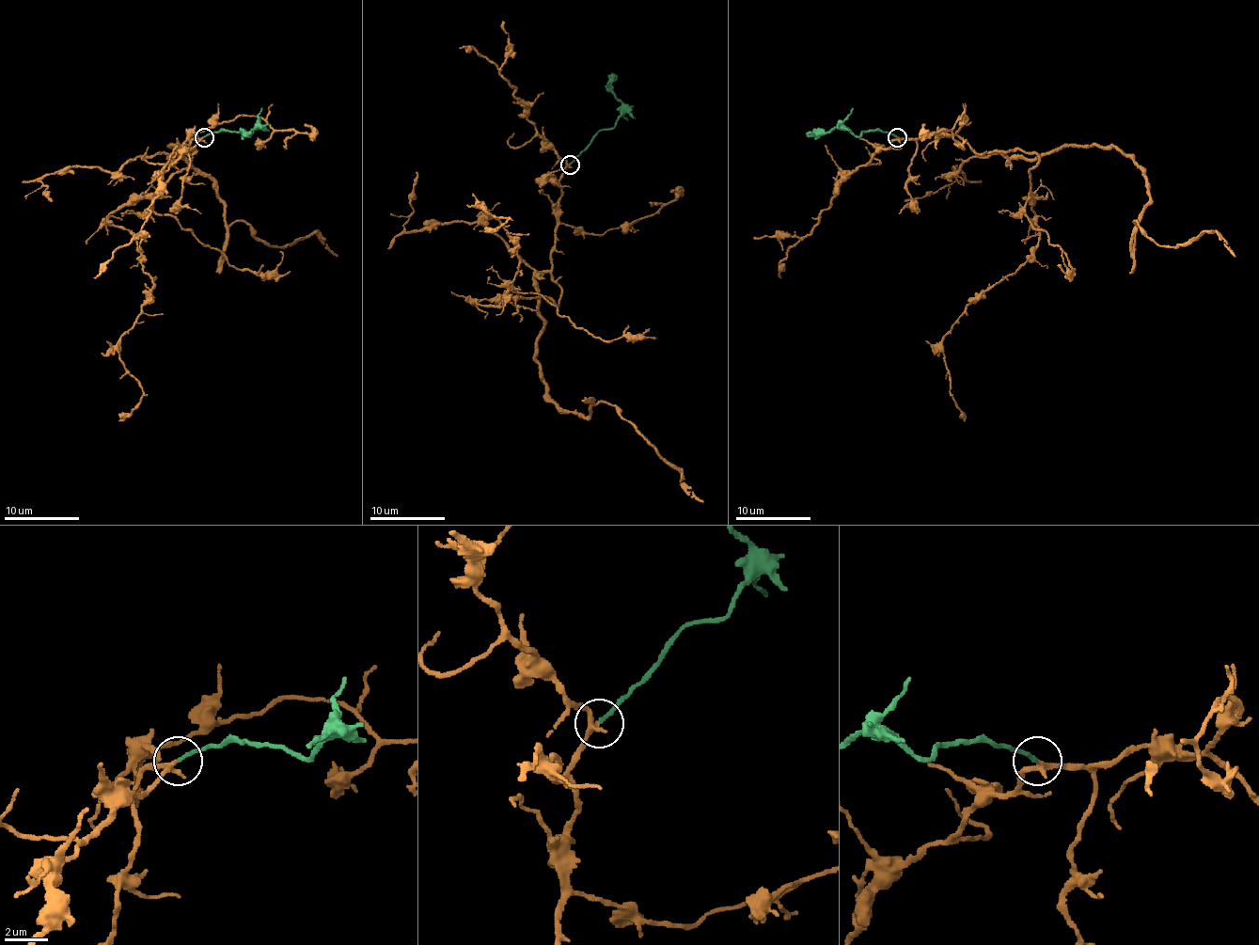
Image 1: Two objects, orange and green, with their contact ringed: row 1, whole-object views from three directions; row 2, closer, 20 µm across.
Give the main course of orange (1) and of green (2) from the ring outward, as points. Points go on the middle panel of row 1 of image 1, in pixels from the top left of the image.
1: (569, 164), (558, 306), (475, 304), (503, 304), (518, 270), (518, 246), (486, 209), (509, 216), (484, 231)
2: (569, 164), (599, 132), (614, 126), (621, 105), (612, 90), (614, 73)

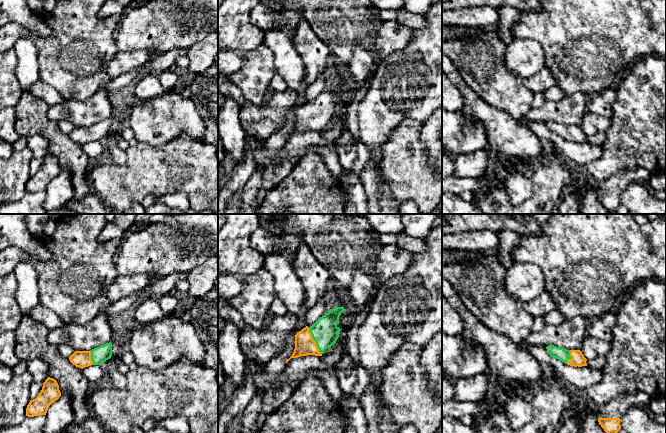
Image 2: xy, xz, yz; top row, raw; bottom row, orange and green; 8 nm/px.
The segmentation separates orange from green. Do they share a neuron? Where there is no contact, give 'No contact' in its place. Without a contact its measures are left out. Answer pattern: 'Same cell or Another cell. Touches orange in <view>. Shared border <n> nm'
Same cell. Touches orange in xz. Shared border 240 nm

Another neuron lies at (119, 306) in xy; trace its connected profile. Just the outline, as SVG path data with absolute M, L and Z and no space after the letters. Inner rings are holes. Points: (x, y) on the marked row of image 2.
M138 292L132 293L108 306L101 313L105 315L113 315L123 312L129 307L135 306L135 302L138 296Z

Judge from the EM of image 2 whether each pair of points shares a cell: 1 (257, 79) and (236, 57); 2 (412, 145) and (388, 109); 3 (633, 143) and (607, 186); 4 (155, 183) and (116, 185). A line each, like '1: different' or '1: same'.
1: different
2: different
3: different
4: same

